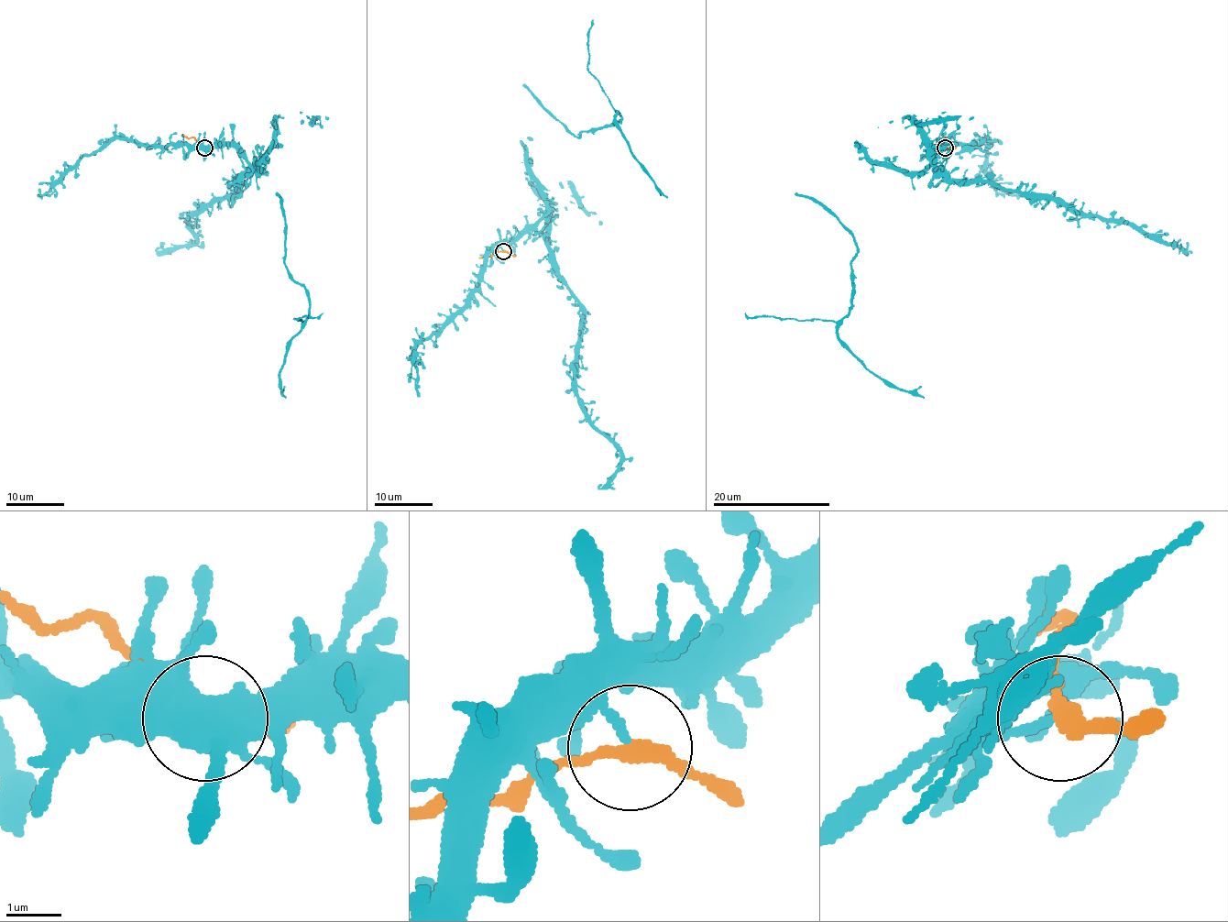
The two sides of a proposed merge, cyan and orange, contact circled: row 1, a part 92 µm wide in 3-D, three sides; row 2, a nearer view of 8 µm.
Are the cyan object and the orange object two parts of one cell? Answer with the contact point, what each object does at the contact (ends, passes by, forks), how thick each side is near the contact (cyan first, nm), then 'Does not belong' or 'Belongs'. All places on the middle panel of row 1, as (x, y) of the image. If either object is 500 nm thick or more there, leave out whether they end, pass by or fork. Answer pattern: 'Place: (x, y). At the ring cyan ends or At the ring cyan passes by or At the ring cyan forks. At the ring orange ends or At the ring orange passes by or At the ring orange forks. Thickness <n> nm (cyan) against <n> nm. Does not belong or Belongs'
Place: (503, 251). At the ring cyan ends. At the ring orange passes by. Thickness 130 nm (cyan) against 200 nm. Does not belong

